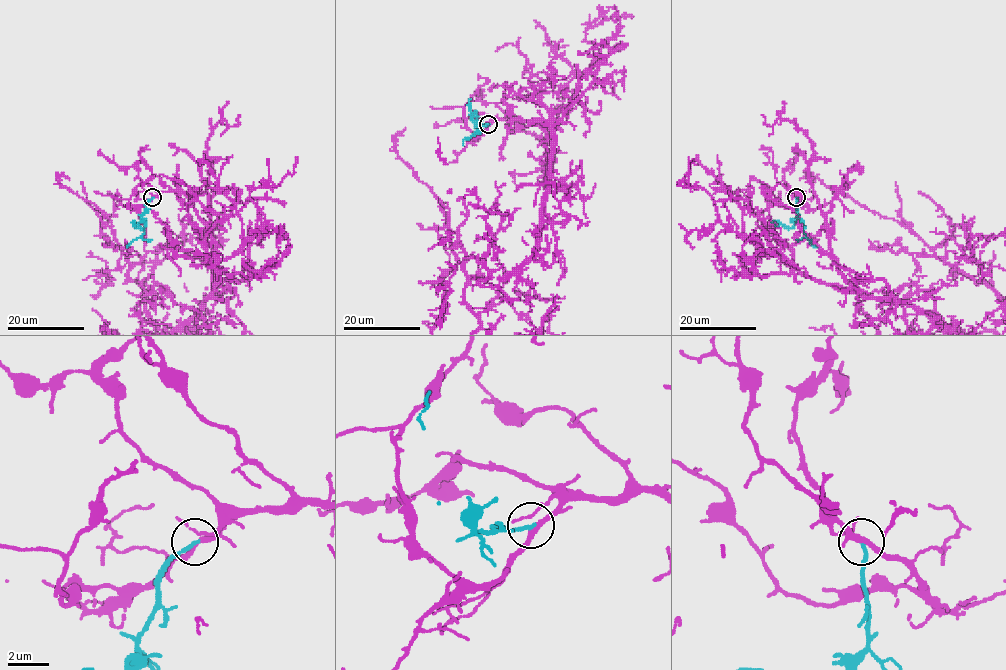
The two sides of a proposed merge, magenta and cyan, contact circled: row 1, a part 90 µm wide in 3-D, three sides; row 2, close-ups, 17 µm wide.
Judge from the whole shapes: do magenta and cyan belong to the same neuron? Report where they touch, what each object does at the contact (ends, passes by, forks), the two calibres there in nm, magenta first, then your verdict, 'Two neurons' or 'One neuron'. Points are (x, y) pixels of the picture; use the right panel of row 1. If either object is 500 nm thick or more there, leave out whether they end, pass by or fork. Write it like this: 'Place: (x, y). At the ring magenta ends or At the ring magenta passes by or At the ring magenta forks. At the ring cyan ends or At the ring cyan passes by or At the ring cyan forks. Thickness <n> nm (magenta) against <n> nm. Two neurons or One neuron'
Place: (796, 197). At the ring magenta passes by. At the ring cyan ends. Thickness 240 nm (magenta) against 170 nm. One neuron

